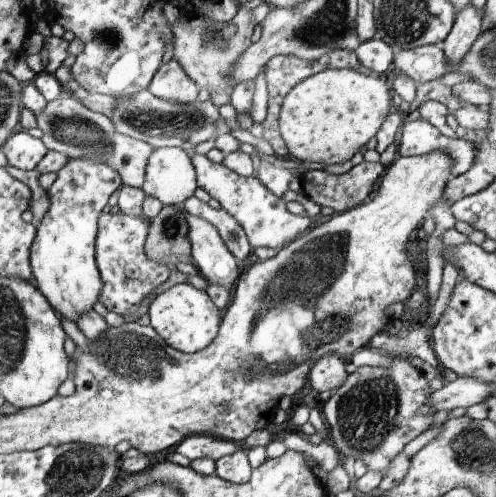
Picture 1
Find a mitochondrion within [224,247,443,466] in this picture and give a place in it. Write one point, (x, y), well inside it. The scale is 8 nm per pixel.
(365, 416)

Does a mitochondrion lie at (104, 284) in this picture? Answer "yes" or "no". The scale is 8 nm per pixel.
no

